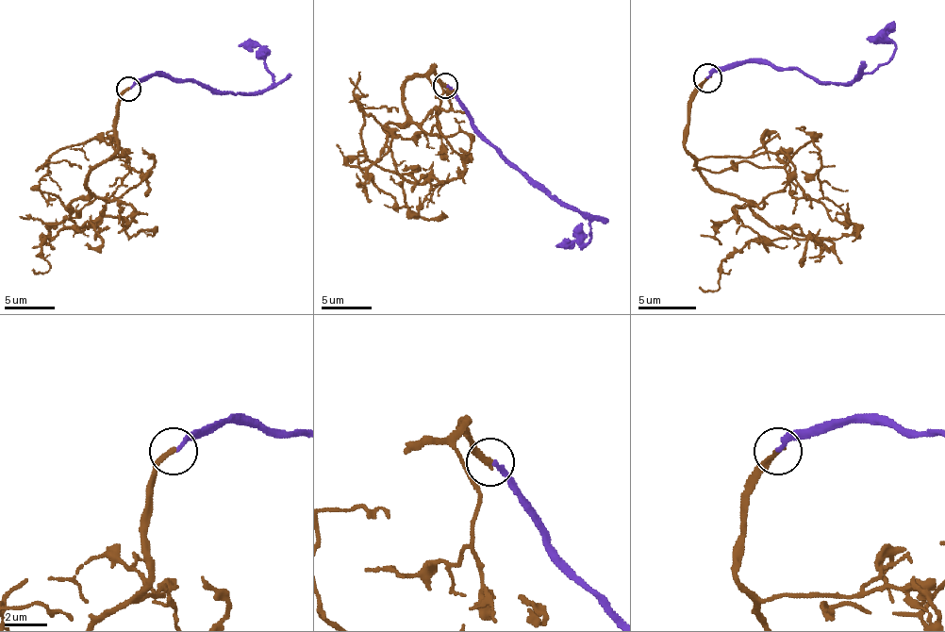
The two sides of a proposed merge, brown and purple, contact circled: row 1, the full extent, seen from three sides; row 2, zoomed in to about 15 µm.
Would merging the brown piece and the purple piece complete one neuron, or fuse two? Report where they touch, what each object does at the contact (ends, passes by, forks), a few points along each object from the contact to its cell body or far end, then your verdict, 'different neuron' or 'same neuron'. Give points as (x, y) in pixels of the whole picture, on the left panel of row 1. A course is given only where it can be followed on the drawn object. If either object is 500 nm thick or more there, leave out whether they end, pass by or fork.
at (128, 89); brown ends there; purple ends there; brown runs (127, 89), (70, 205), (97, 217), (127, 172), (112, 141), (58, 149), (40, 187), (70, 212), (95, 197); purple runs (130, 89), (153, 74), (170, 74), (218, 91), (263, 94), (273, 76), (260, 46), (238, 44); different neuron

